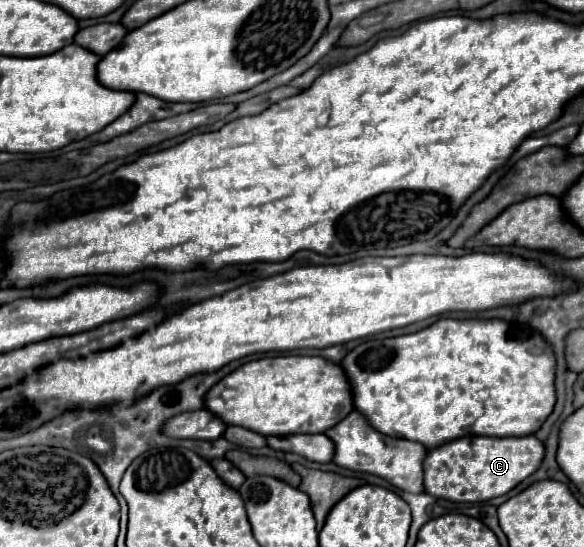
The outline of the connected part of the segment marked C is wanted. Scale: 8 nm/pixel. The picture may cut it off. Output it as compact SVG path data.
M534 435L528 437L462 437L454 439L438 449L432 449L424 461L424 487L426 493L442 497L454 503L482 503L494 497L500 497L530 477L544 457L544 445Z

